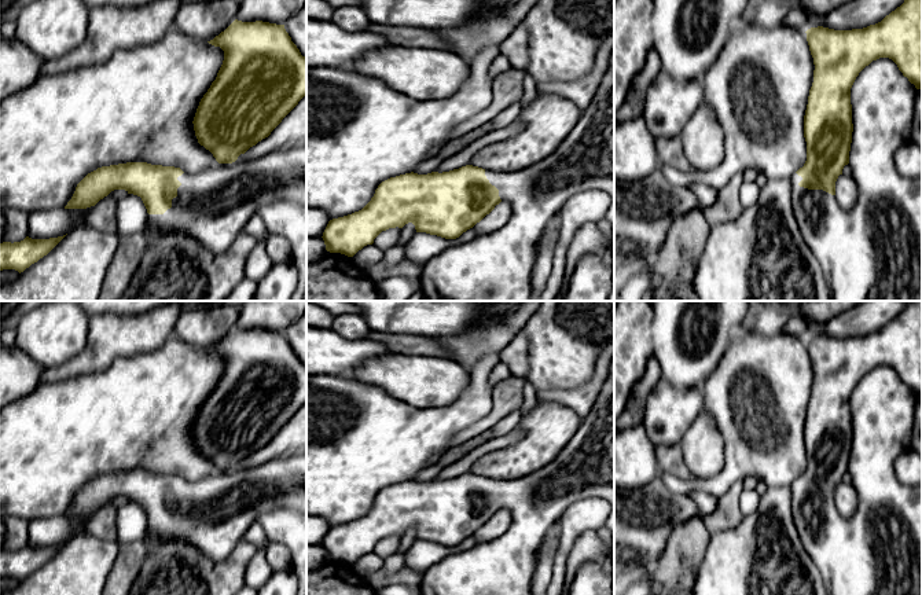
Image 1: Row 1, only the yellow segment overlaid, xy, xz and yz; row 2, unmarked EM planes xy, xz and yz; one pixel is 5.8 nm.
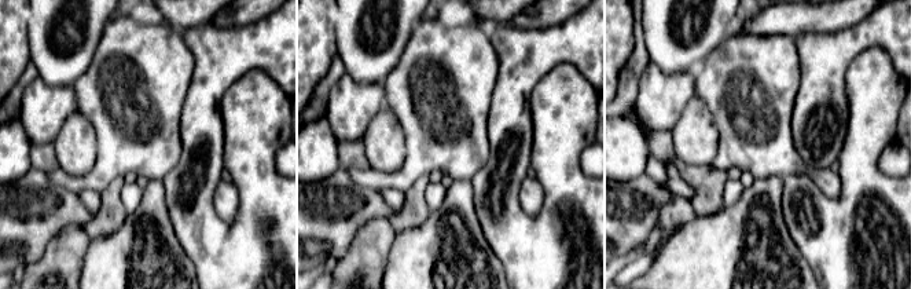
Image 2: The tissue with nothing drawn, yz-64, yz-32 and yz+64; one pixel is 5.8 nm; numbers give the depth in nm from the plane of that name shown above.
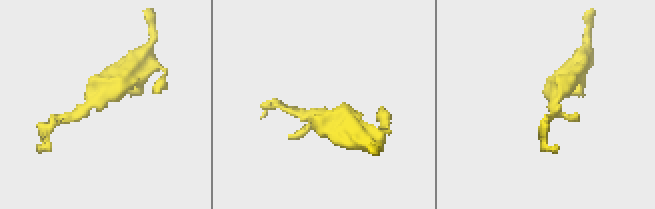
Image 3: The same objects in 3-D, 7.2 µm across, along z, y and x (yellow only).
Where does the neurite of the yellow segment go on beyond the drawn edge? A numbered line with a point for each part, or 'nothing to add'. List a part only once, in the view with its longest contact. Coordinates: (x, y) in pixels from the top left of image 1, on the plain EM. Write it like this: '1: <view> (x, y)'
1: yz (878, 551)

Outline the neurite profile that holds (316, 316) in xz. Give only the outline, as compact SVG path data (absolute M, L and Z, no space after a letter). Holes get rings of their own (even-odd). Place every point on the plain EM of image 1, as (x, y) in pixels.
M306 301L306 326L331 328L334 316L320 305Z

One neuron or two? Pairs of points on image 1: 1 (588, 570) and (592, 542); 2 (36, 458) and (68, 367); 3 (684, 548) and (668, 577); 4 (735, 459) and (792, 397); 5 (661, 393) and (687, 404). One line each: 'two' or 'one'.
1: two
2: two
3: one
4: one
5: one

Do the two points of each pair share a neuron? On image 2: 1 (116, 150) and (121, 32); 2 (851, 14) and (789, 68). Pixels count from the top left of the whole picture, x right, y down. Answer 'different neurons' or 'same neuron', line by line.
1: same neuron
2: different neurons

